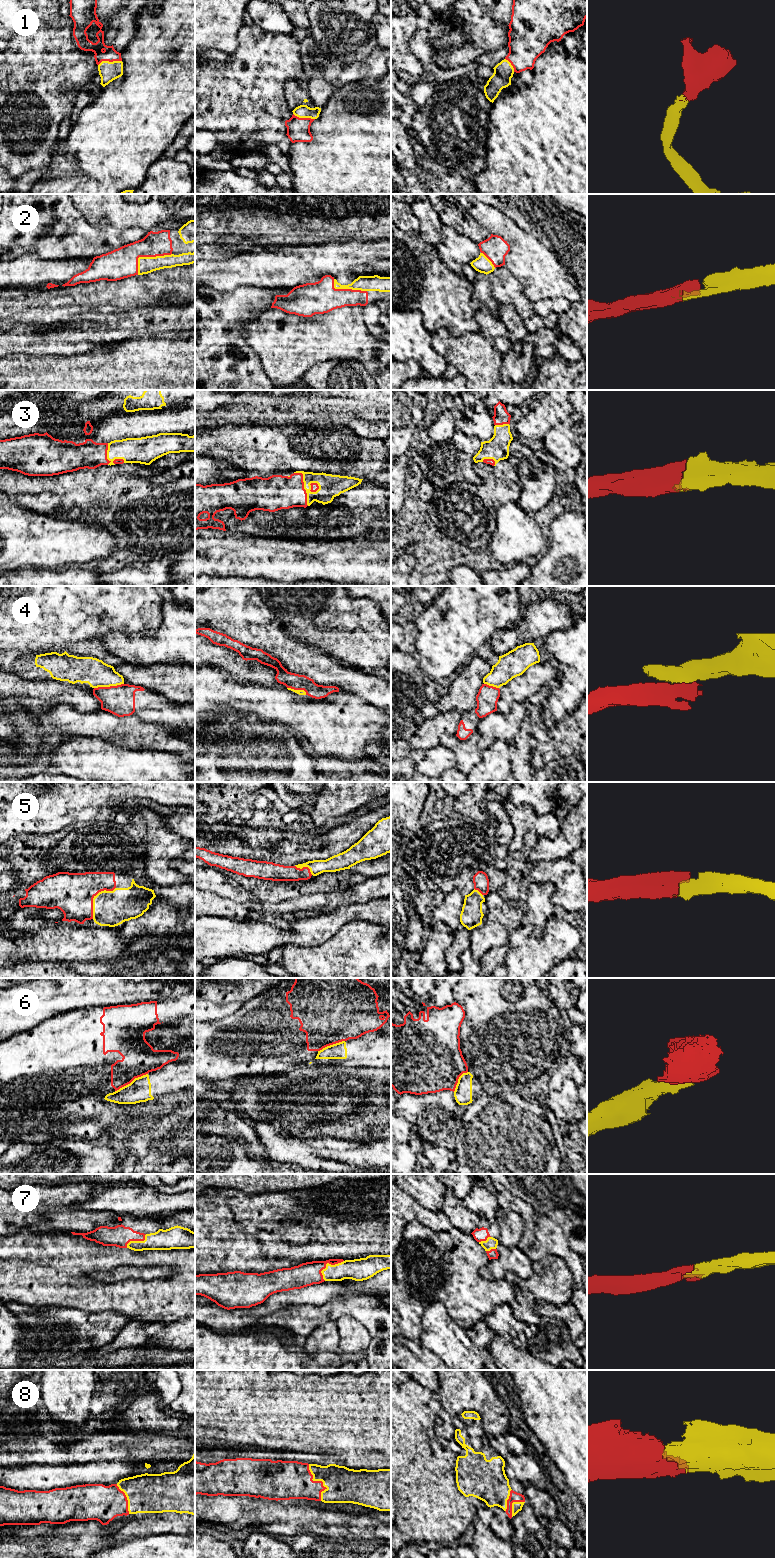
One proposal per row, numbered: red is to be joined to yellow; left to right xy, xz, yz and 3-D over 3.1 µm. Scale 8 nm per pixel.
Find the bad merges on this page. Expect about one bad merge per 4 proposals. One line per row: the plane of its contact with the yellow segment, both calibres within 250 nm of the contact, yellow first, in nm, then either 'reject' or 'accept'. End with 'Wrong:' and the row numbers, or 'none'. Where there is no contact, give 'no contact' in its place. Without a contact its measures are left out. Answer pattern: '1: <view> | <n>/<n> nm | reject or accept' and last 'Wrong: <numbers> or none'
1: xy | 160/110 nm | accept
2: xy | 130/240 nm | accept
3: xz | 190/280 nm | accept
4: xy | 220/240 nm | reject
5: xy | 280/320 nm | accept
6: xy | 190/280 nm | reject
7: xz | 170/190 nm | accept
8: xz | 280/300 nm | accept
Wrong: 4, 6

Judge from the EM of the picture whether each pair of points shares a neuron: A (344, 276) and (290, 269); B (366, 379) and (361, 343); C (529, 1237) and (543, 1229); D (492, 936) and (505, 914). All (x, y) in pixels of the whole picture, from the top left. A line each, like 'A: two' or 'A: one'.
A: one
B: two
C: two
D: one

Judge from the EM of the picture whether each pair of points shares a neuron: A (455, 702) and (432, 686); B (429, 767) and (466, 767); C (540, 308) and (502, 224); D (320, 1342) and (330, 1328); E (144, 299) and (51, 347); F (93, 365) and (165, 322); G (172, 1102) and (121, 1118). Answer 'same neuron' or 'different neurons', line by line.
A: different neurons
B: different neurons
C: different neurons
D: same neuron
E: different neurons
F: different neurons
G: different neurons

